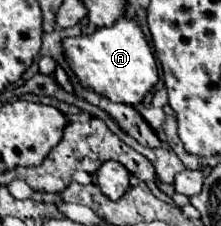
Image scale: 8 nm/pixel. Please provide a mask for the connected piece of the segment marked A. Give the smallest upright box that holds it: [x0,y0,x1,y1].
[64,19,158,105]

